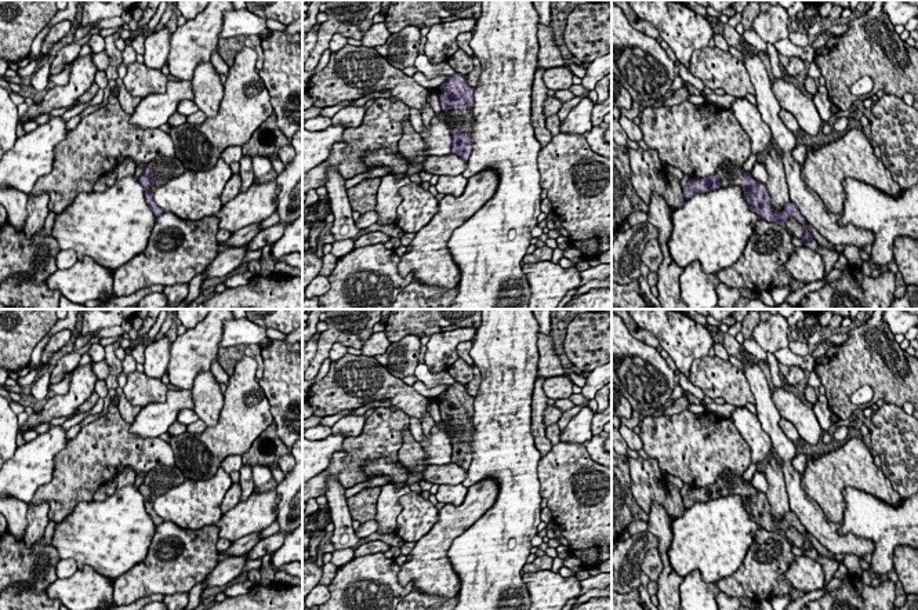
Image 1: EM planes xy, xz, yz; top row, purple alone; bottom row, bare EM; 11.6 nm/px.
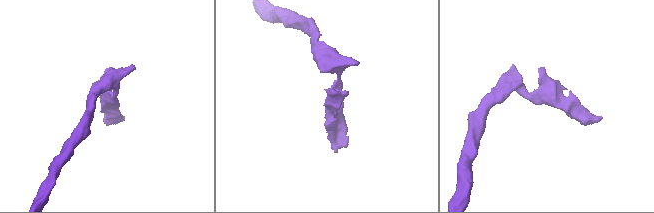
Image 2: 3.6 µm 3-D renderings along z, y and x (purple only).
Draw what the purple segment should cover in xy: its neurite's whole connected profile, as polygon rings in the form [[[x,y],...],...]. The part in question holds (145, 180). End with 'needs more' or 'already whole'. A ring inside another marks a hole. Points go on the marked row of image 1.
[[[156,157],[146,163],[144,174],[138,178],[145,190],[146,204],[153,211],[155,217],[164,211],[153,201],[153,193],[173,178],[179,177],[185,171],[184,164],[175,157]]]; needs more

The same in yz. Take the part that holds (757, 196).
[[[725,161],[714,175],[705,178],[690,178],[683,188],[683,197],[692,199],[696,193],[707,193],[719,188],[740,186],[744,190],[747,203],[751,210],[762,219],[776,222],[785,228],[788,218],[795,218],[802,224],[805,235],[802,242],[813,240],[812,233],[808,230],[808,222],[801,215],[797,206],[788,201],[783,211],[773,211],[766,185],[758,182],[745,173],[743,167],[736,166],[733,161]]]; needs more

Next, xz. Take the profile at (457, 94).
[[[450,75],[443,83],[445,92],[439,94],[442,109],[451,119],[451,153],[464,160],[469,159],[472,142],[469,139],[473,124],[473,92],[465,76]]]; needs more

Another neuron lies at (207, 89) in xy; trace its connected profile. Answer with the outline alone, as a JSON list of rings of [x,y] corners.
[[[200,62],[192,77],[193,102],[206,117],[214,117],[218,113],[224,98],[224,84],[219,73],[211,62]]]

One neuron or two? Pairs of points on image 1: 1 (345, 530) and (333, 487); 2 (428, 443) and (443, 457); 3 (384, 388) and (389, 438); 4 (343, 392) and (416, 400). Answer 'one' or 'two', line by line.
1: one
2: one
3: two
4: one

